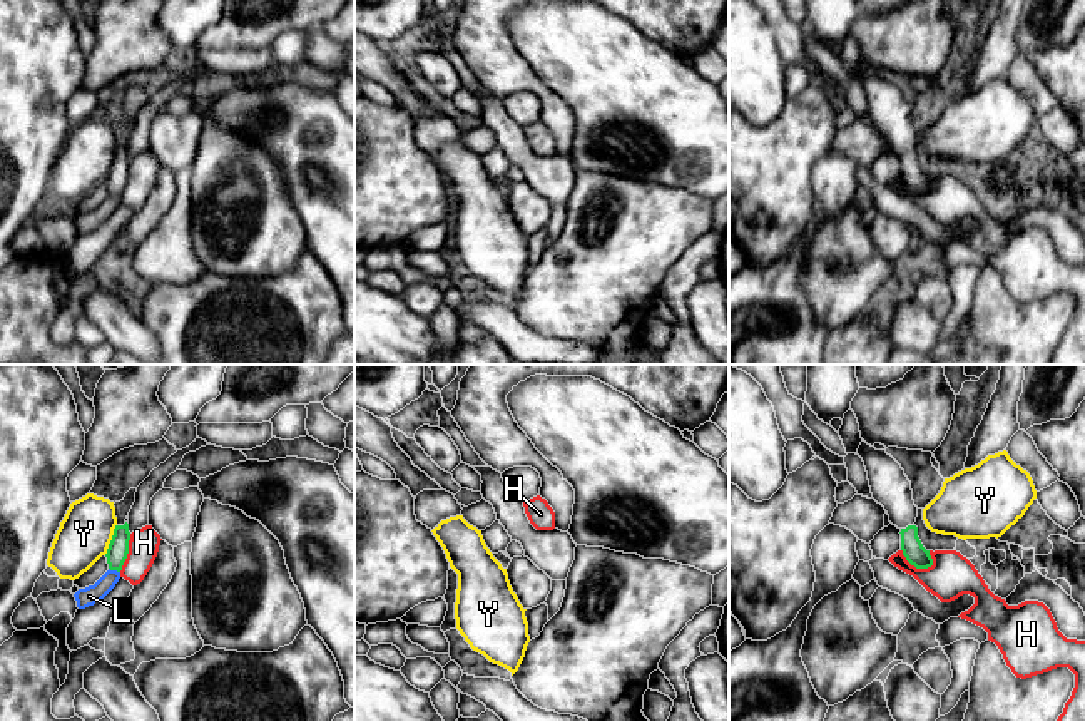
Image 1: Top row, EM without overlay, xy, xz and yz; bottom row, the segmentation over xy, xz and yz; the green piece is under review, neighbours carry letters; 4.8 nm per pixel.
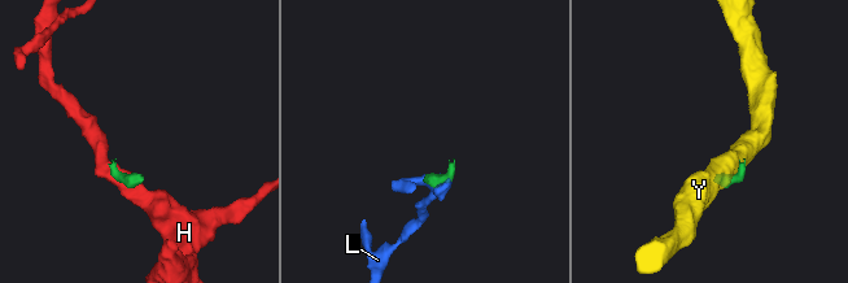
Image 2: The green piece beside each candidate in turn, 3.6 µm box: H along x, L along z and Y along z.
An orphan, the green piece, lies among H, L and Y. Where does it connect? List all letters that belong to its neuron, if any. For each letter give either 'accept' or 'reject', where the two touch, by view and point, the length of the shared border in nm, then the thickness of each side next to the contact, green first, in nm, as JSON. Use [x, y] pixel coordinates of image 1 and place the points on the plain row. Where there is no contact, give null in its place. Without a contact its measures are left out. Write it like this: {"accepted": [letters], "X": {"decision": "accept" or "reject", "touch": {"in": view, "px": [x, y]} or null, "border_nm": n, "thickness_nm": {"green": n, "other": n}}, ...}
{"accepted": [], "H": {"decision": "reject", "touch": {"in": "yz", "px": [915, 191]}, "border_nm": 180, "thickness_nm": {"green": 100, "other": 200}}, "L": {"decision": "reject", "touch": {"in": "xy", "px": [114, 194]}, "border_nm": 60, "thickness_nm": {"green": 100, "other": 90}}, "Y": {"decision": "reject", "touch": {"in": "xy", "px": [112, 164]}, "border_nm": 160, "thickness_nm": {"green": 100, "other": 260}}}

